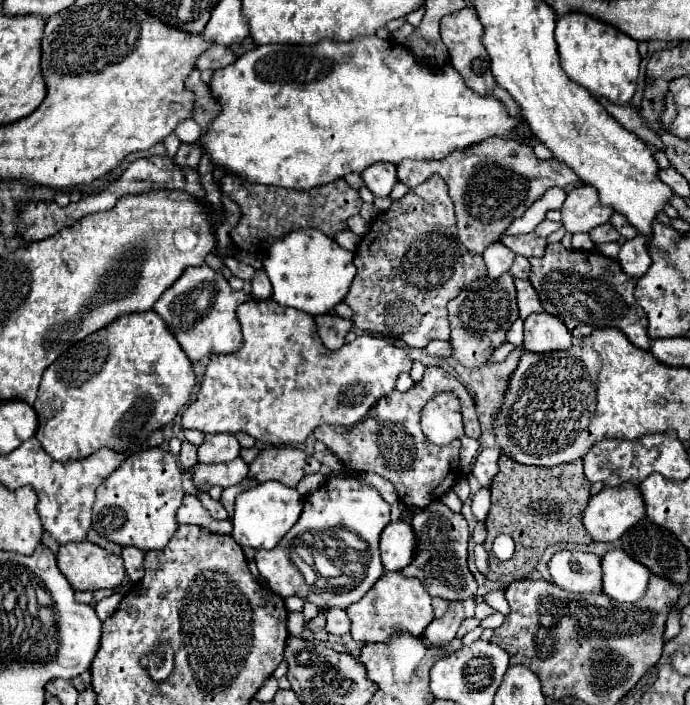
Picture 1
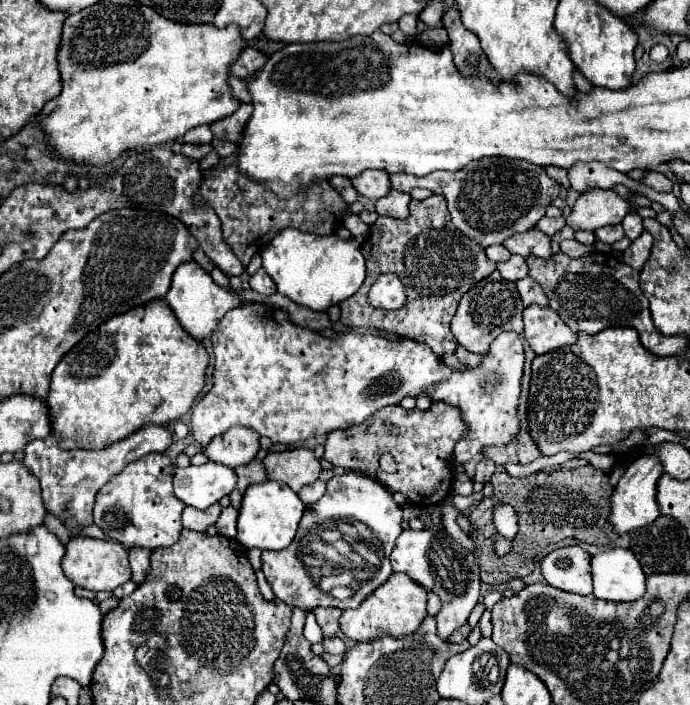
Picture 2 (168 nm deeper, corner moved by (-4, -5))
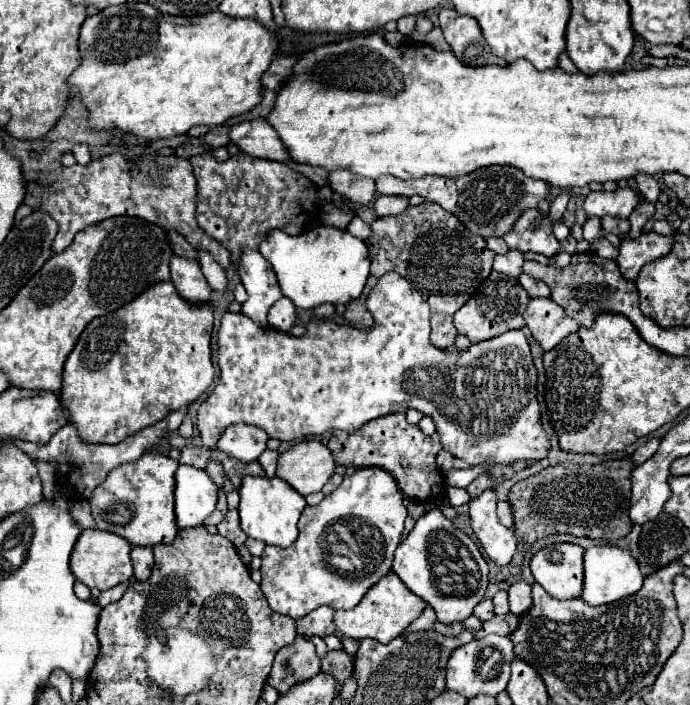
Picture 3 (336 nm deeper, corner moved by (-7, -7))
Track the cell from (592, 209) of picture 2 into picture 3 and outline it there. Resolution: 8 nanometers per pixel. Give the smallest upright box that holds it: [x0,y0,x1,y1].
[583,188,637,218]

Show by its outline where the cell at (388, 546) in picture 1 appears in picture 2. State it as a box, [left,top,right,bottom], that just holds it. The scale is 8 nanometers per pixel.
[390,528,480,640]

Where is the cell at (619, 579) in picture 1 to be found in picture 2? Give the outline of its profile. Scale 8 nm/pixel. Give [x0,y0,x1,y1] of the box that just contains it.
[592,548,646,602]

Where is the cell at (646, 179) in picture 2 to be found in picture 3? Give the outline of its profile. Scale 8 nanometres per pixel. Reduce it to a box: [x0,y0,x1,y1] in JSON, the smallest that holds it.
[635,174,661,202]

